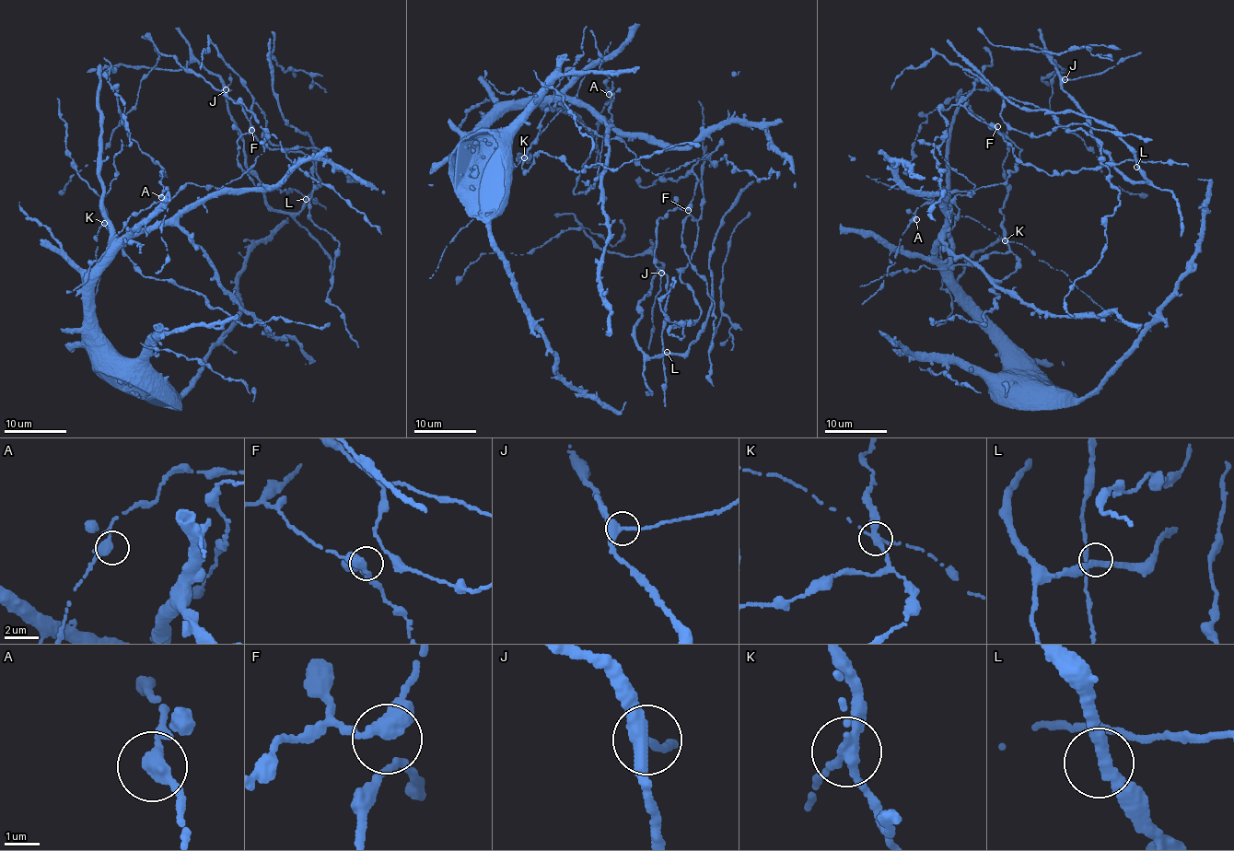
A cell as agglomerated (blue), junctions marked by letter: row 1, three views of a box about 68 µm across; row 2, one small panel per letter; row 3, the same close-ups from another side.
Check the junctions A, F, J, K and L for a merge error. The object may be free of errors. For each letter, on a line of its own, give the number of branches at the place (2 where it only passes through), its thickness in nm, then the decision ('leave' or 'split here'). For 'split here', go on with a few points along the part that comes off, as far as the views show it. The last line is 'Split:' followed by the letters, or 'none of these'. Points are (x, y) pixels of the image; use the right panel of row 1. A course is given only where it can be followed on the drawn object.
A: 3 | 280 nm | leave
F: 3 | 300 nm | leave
J: 3 | 320 nm | leave
K: 3 | 300 nm | split here | (1005, 239), (1020, 243), (1040, 261), (1063, 272), (1114, 320), (1146, 324), (1151, 331)
L: 3 | 260 nm | leave
Split: K

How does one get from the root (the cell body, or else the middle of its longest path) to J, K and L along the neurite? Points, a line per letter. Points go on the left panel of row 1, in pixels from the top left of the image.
J: (111, 371), (97, 267), (133, 215), (252, 167), (230, 98), (240, 168), (305, 203), (266, 204), (226, 89)
K: (111, 371), (101, 361), (100, 333), (89, 292), (97, 273), (122, 244), (105, 222)
L: (111, 371), (97, 267), (133, 215), (252, 167), (265, 132), (230, 98), (250, 126), (240, 168), (306, 199)

